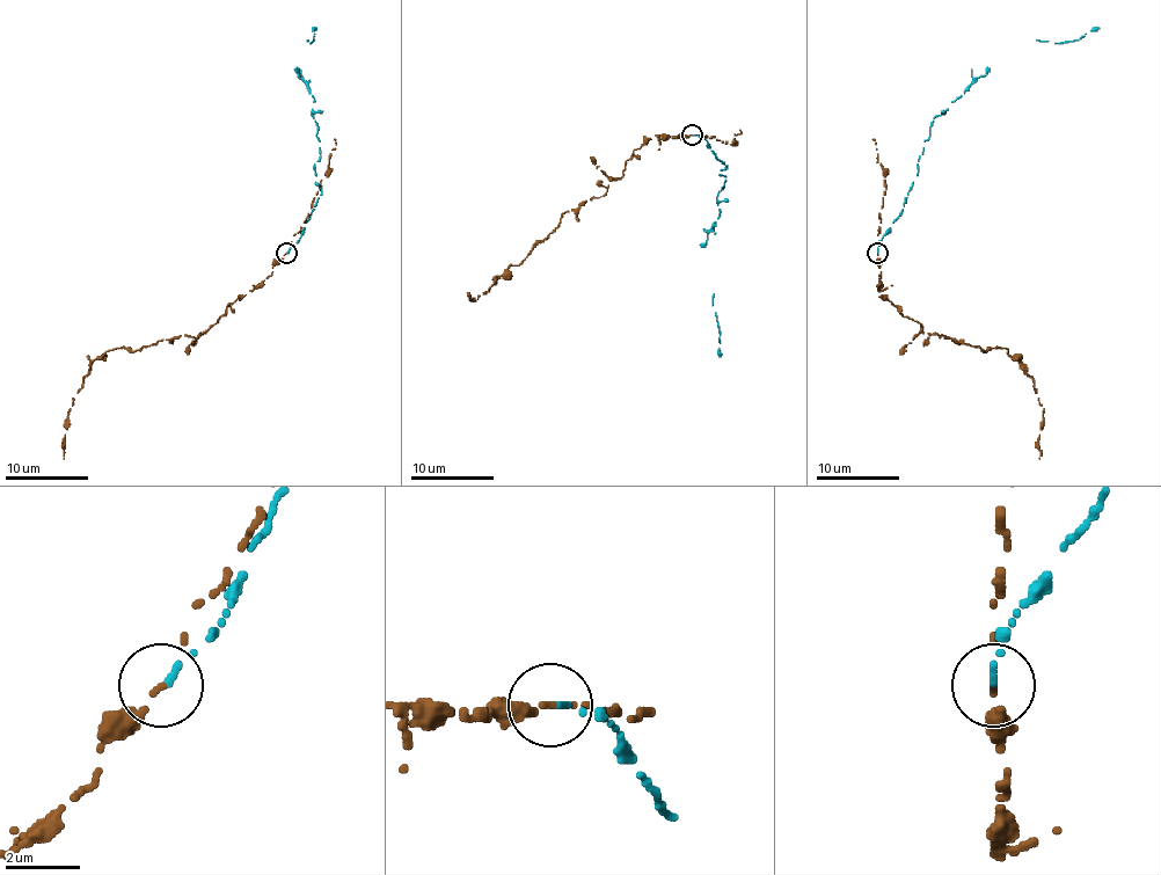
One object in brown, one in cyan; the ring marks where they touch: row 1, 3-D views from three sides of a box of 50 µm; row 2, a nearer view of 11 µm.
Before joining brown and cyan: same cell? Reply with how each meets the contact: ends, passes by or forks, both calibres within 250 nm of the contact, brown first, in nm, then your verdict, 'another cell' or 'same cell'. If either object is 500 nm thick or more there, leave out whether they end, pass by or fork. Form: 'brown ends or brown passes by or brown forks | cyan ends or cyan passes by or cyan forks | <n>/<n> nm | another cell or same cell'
brown passes by | cyan ends | 110/150 nm | another cell

